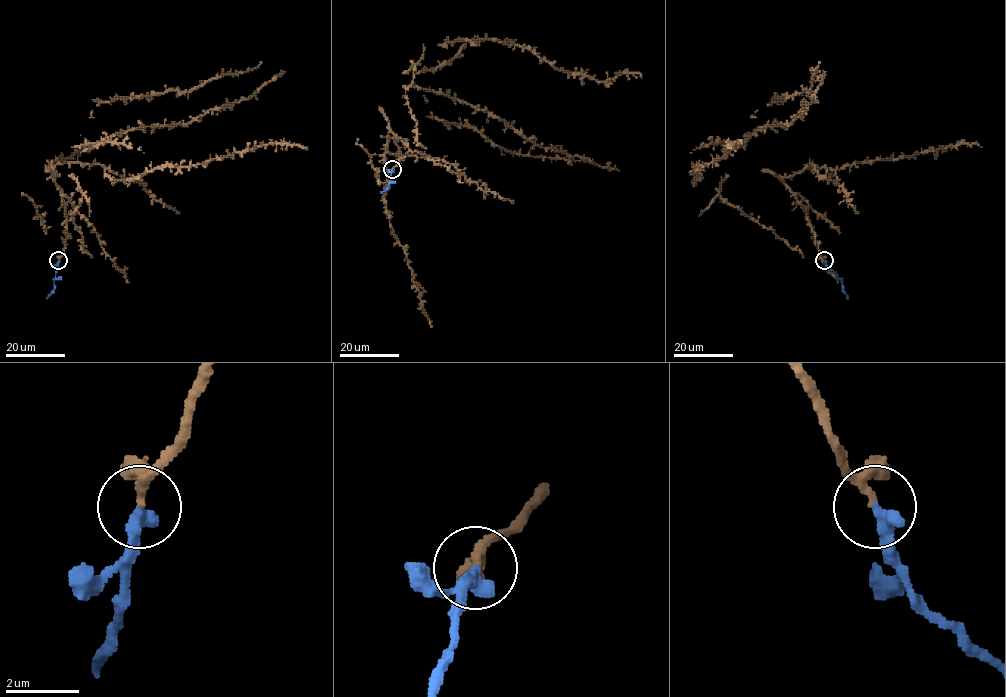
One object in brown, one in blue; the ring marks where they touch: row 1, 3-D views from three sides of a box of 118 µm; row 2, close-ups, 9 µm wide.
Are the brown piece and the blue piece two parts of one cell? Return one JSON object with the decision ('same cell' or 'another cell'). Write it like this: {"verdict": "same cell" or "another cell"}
{"verdict": "same cell"}

